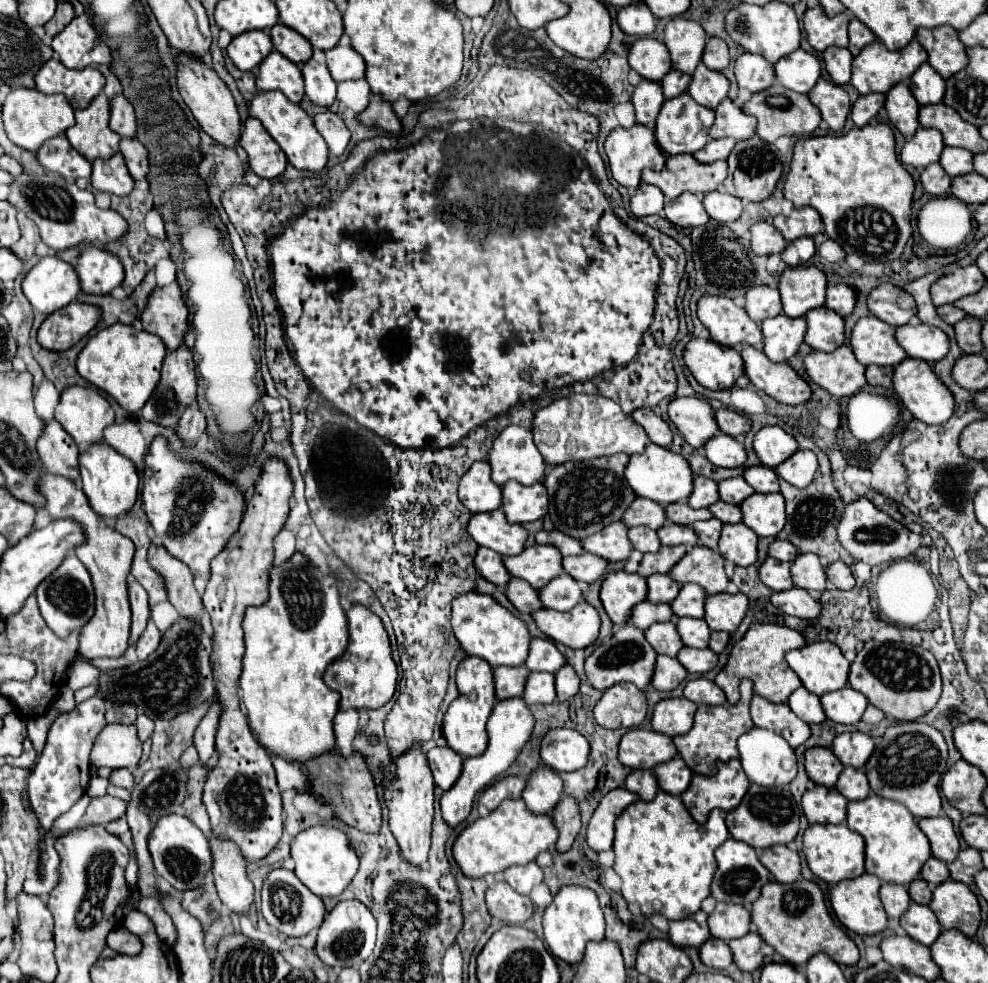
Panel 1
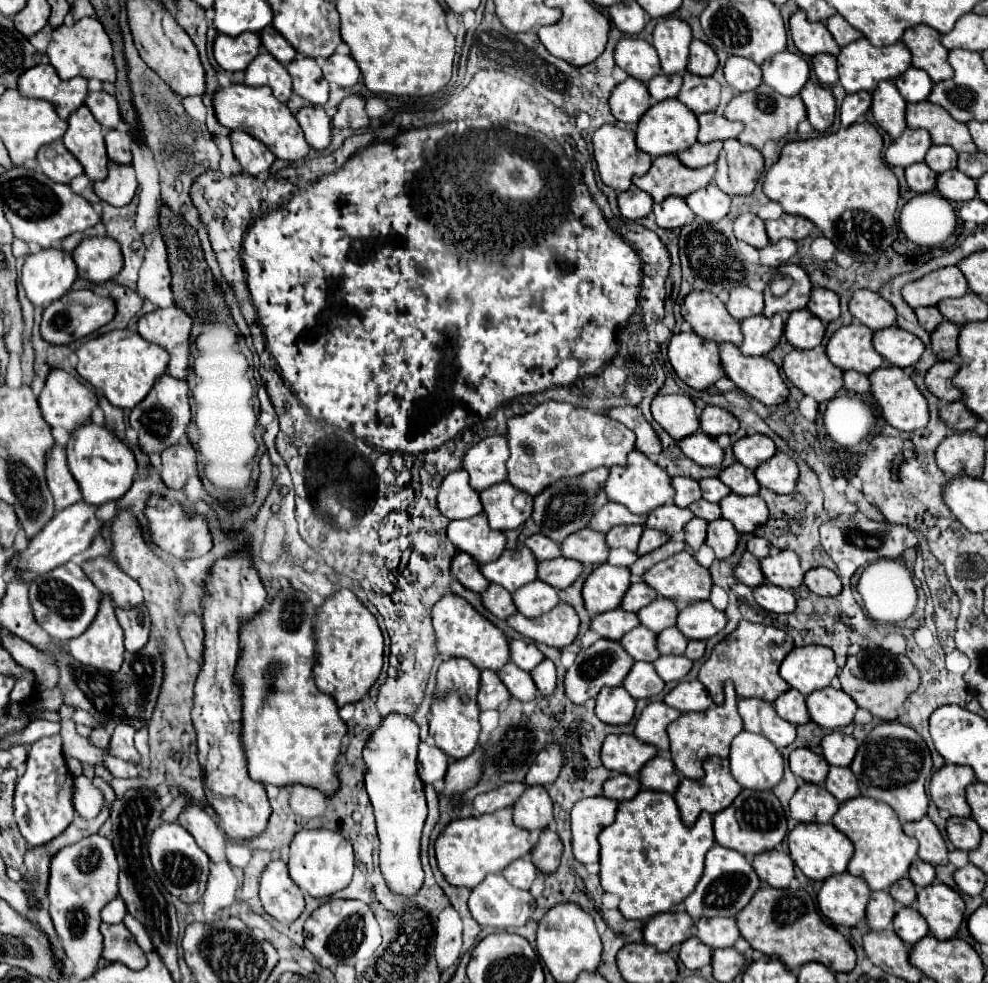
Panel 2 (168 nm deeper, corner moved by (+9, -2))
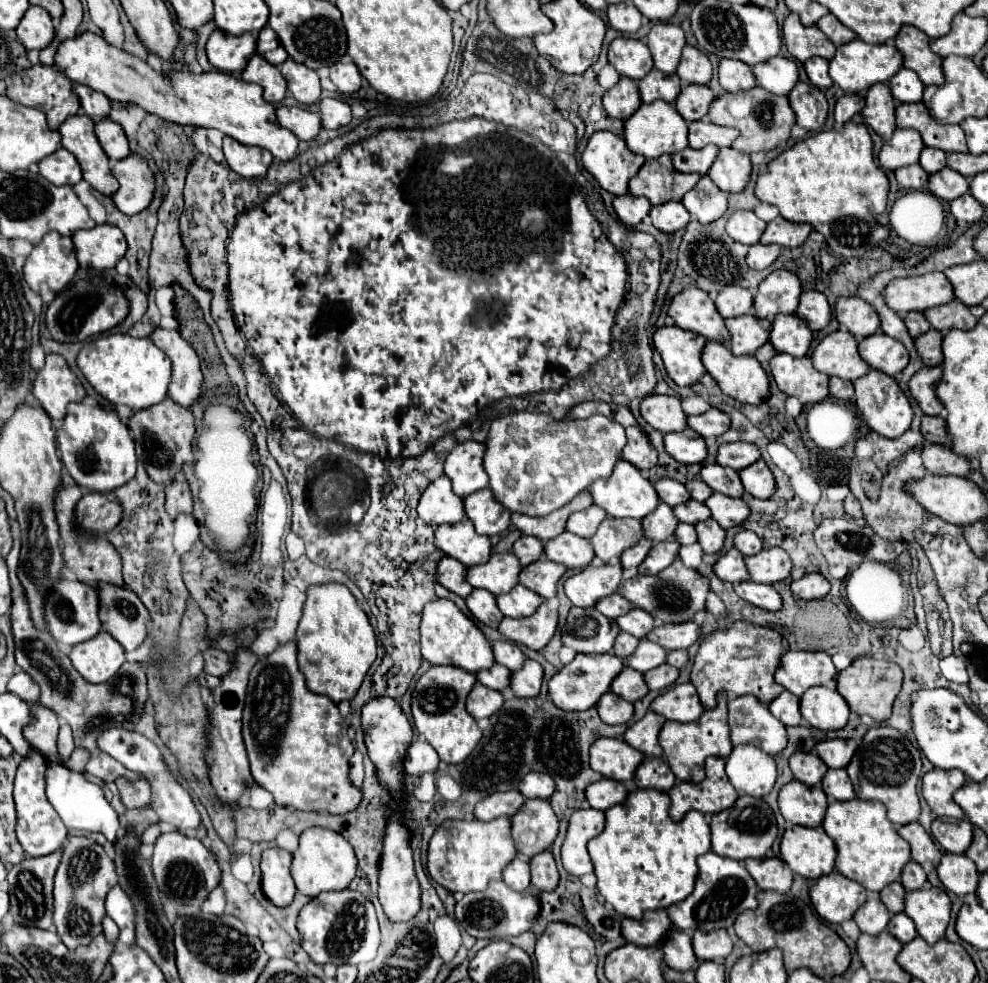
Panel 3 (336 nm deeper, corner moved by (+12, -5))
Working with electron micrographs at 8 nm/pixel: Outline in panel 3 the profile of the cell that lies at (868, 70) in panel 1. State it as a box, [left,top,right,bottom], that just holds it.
[830,38,902,92]

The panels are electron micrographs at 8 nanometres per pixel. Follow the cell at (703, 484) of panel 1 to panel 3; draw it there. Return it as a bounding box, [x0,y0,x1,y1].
[654,478,690,506]

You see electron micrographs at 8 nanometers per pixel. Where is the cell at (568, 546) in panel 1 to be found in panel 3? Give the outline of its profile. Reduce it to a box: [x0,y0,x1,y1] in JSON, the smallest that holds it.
[512,536,544,566]

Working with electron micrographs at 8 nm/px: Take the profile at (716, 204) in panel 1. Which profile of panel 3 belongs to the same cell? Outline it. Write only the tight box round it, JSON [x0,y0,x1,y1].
[682,176,728,224]

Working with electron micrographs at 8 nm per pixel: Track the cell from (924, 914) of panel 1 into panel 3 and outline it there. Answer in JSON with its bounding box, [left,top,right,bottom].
[888,912,918,944]

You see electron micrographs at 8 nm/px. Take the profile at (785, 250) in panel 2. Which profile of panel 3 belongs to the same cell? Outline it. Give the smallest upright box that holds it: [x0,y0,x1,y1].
[746,244,780,270]

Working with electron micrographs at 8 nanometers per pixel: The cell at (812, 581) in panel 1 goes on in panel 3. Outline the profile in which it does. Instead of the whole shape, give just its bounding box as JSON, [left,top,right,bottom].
[744,548,792,584]

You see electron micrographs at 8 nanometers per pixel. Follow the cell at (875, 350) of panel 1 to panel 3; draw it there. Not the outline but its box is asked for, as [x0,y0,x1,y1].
[810,328,870,382]

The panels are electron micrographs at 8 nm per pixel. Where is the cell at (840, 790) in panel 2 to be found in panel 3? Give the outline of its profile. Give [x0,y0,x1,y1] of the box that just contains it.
[822,770,856,800]

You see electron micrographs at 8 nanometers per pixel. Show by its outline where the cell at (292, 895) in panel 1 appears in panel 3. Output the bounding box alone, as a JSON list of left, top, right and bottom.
[262,848,296,906]

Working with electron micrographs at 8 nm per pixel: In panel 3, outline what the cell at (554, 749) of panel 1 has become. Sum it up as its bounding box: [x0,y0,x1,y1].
[518,772,554,800]

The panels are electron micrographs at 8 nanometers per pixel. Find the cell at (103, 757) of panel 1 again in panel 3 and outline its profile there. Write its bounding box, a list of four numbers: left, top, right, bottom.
[116,778,150,810]

